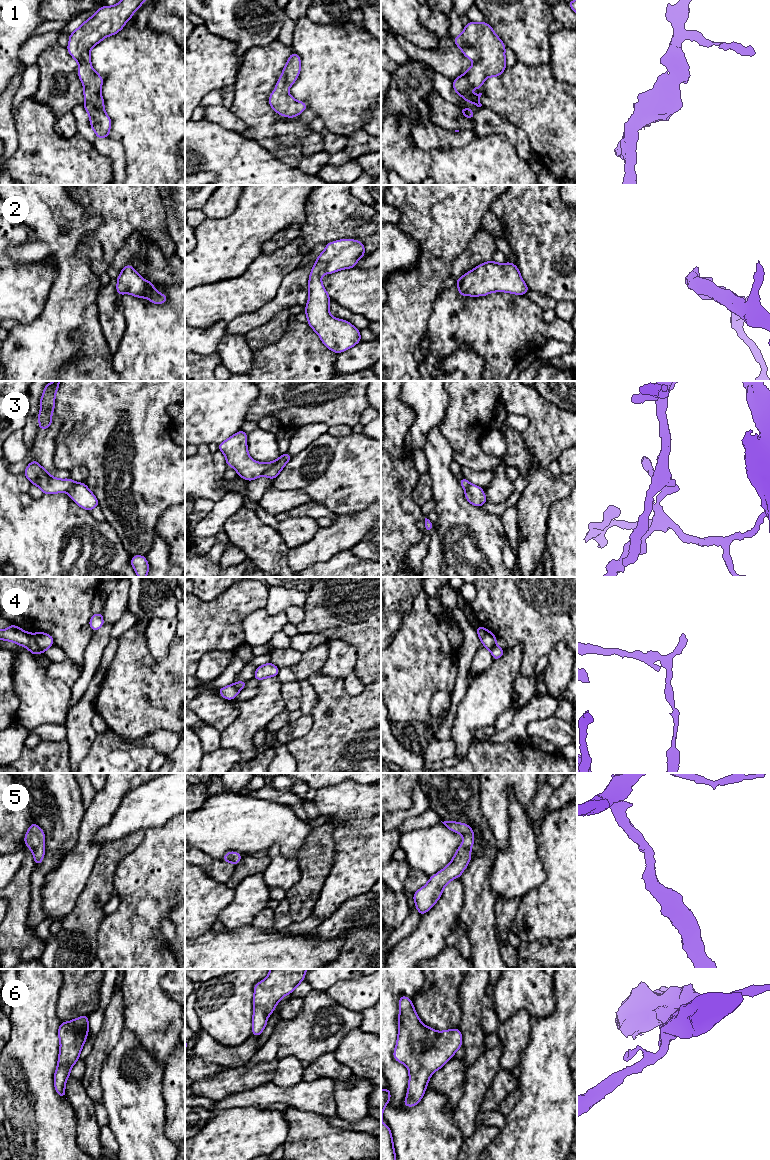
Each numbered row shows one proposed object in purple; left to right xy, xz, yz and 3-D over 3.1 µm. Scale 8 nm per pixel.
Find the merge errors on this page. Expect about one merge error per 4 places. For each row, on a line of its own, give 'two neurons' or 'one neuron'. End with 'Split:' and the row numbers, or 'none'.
1: one neuron
2: one neuron
3: two neurons
4: two neurons
5: one neuron
6: one neuron
Split: 3, 4

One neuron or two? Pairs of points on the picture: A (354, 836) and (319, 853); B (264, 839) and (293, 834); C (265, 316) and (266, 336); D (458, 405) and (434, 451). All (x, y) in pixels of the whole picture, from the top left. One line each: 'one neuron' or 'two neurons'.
A: two neurons
B: one neuron
C: two neurons
D: two neurons

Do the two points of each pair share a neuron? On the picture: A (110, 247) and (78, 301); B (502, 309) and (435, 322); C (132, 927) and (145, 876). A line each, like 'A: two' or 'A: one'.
A: two
B: one
C: one

